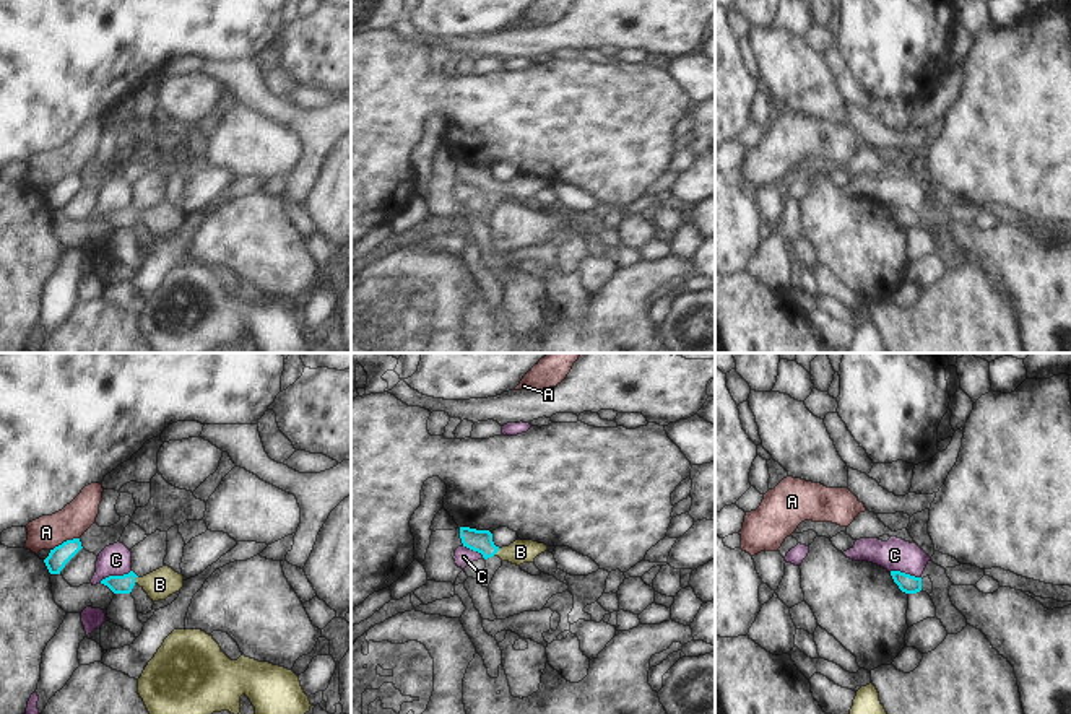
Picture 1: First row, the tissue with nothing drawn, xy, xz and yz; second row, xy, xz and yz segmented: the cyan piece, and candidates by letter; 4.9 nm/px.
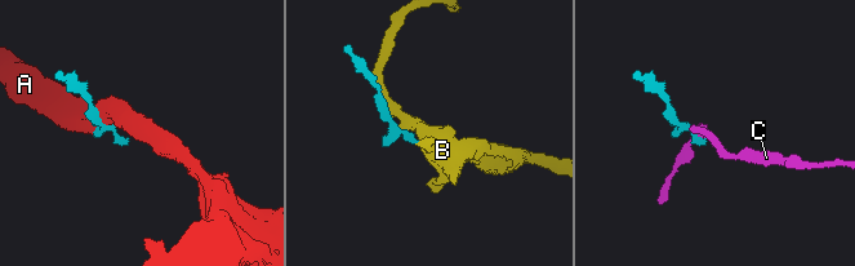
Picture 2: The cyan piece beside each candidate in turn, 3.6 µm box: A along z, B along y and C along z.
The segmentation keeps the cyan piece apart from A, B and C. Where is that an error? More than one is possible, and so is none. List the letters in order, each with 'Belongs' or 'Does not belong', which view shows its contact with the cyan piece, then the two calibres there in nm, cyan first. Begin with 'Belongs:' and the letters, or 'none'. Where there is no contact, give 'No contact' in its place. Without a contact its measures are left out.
Belongs: B
A: Does not belong. Touches cyan in xy. Thickness 100 nm (cyan) against 160 nm
B: Belongs. Touches cyan in xy. Thickness 100 nm (cyan) against 150 nm
C: Does not belong. Touches cyan in xy. Thickness 100 nm (cyan) against 160 nm.

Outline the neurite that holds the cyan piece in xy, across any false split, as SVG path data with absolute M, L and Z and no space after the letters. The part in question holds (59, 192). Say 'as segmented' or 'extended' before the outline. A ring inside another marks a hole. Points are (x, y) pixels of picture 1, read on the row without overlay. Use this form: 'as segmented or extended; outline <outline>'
as segmented; outline M80 174L67 176L62 181L50 185L49 192L44 195L50 210L60 210L65 200L81 185Z

